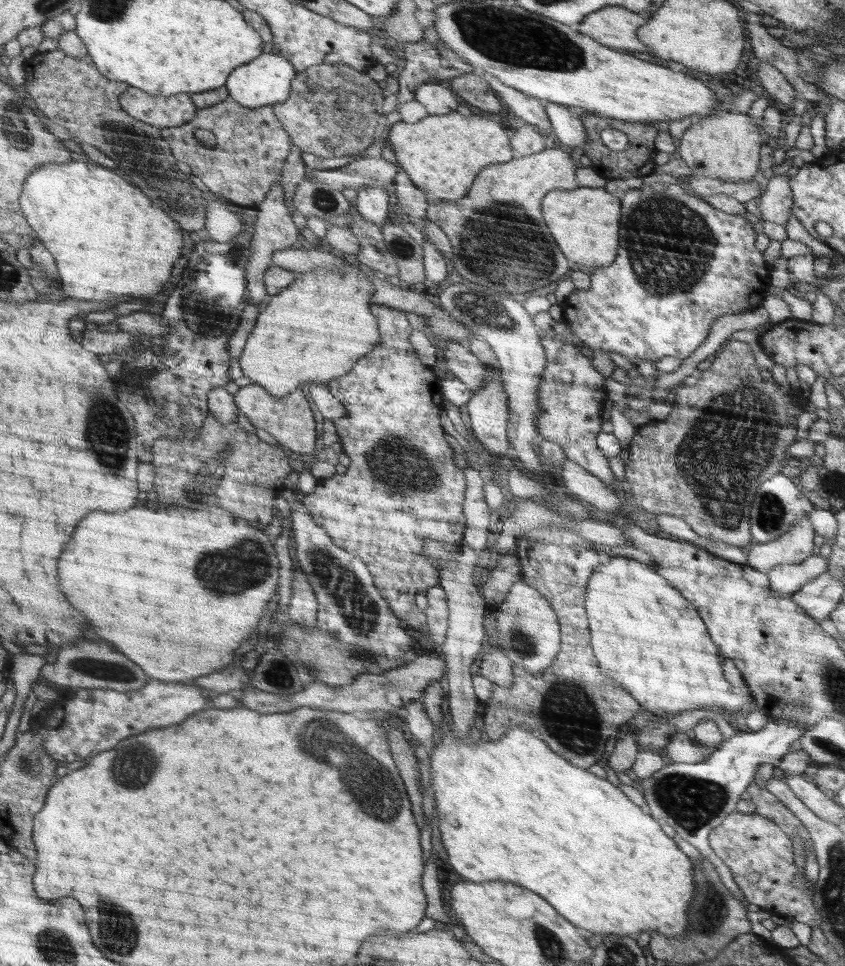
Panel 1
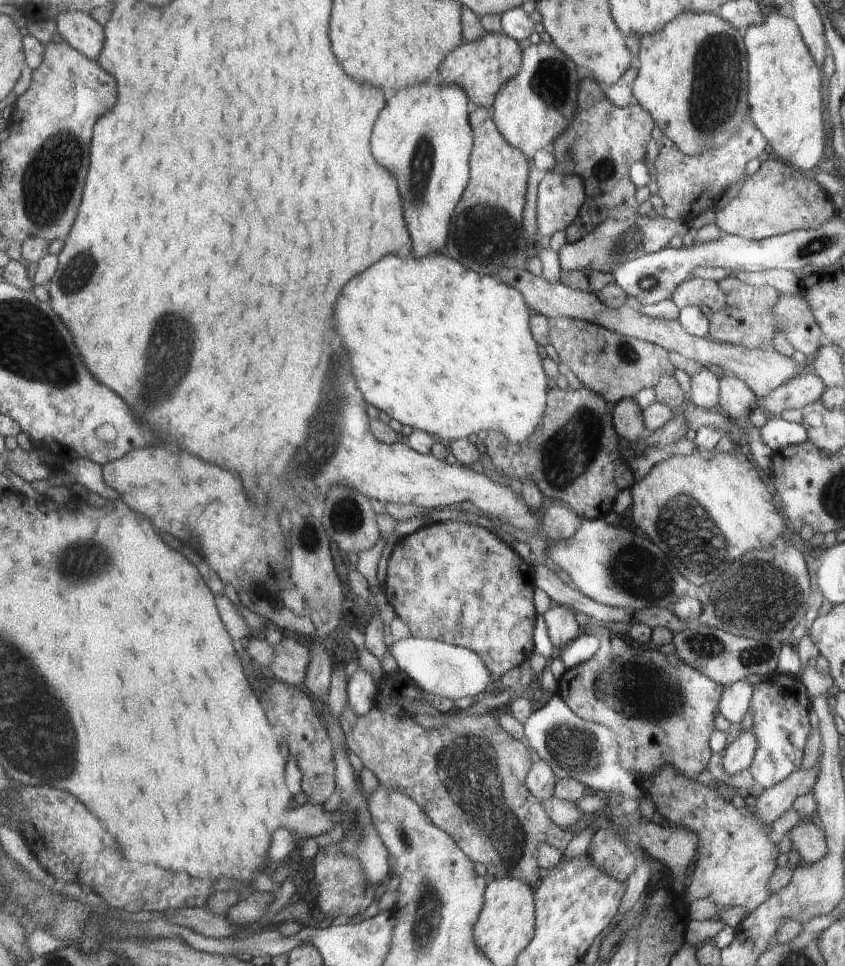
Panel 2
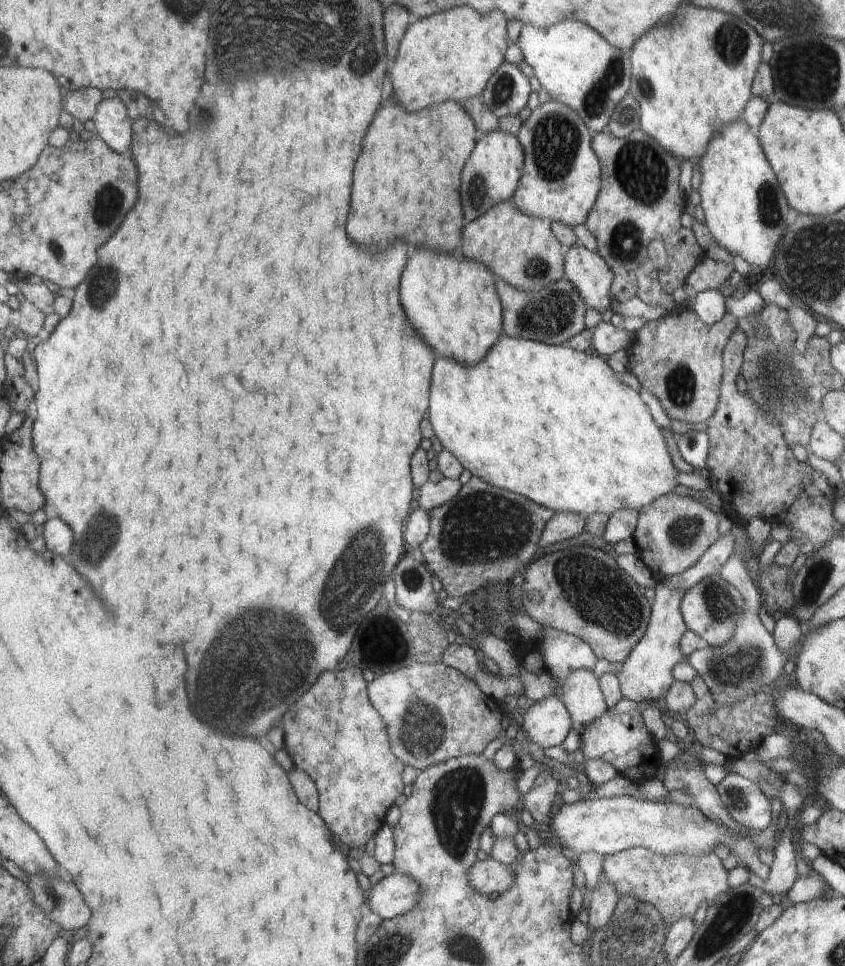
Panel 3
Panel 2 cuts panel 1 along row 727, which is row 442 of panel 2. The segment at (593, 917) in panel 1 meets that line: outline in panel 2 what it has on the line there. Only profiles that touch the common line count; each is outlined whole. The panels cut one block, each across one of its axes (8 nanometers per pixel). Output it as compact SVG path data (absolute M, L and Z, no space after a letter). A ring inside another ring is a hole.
M442 253L430 254L424 258L398 258L396 254L388 254L372 266L372 270L366 270L364 274L358 274L344 286L344 294L336 300L336 310L334 310L334 328L342 336L344 346L348 346L348 356L350 356L350 366L352 374L356 378L358 390L364 394L366 403L376 406L378 410L385 412L398 420L403 425L412 426L416 430L421 430L430 434L435 434L446 443L453 440L466 439L466 436L477 434L480 430L489 432L496 431L504 435L512 444L525 443L528 438L535 433L536 426L540 426L544 413L547 412L546 374L542 370L542 360L538 356L538 346L531 332L530 314L524 304L525 299L519 290L510 287L501 280L491 276L480 276L476 271L468 270L463 263L452 260ZM384 300L388 300L390 310L388 316L392 318L382 318L384 316Z

